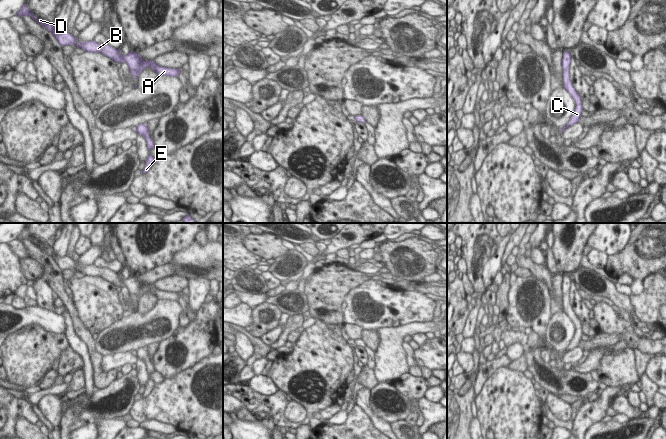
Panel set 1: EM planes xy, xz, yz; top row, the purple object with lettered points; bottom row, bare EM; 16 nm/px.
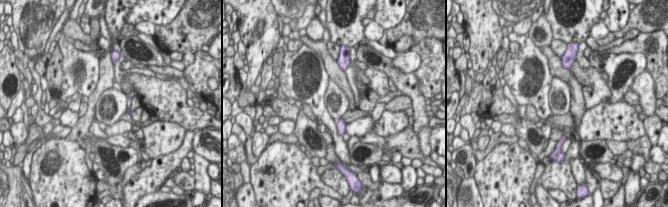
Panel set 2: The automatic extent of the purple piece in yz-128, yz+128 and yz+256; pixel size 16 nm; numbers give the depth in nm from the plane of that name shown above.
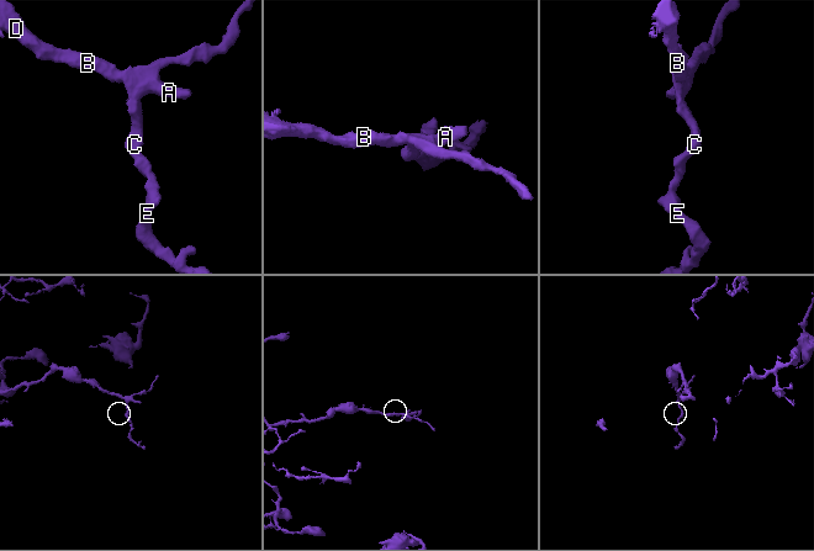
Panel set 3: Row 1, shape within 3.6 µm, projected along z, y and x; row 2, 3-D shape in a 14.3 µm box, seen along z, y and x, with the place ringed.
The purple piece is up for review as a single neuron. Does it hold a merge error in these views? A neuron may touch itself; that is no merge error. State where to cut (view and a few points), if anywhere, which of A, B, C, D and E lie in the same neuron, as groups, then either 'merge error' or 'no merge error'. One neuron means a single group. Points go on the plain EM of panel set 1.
no cut | A B C D E | no merge error

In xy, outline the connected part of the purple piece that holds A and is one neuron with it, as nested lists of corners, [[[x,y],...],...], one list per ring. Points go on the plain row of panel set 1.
[[[94,264],[88,266],[78,267],[77,272],[82,272],[85,276],[98,276],[101,277],[115,286],[126,286],[128,288],[131,299],[136,302],[138,306],[137,300],[145,293],[150,291],[154,294],[158,300],[172,300],[177,301],[179,299],[180,293],[173,293],[167,291],[161,291],[157,289],[154,284],[144,285],[141,282],[141,279],[134,276],[133,274],[127,279],[121,279],[121,274],[111,271],[108,268],[98,268]]]

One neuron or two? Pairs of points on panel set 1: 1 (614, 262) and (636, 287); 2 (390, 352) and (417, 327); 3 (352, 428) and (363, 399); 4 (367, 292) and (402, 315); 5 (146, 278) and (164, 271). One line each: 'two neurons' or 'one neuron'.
1: two neurons
2: one neuron
3: two neurons
4: one neuron
5: one neuron

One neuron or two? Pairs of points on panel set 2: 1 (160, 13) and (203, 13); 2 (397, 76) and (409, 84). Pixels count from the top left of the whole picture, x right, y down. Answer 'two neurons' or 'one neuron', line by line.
1: two neurons
2: one neuron

